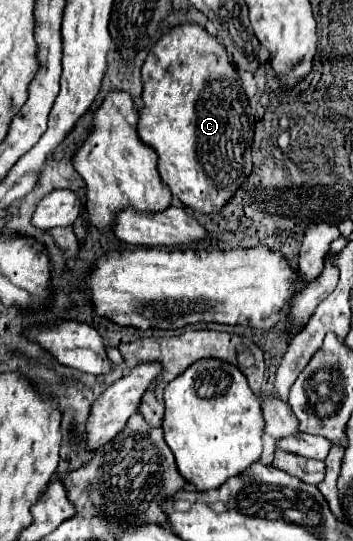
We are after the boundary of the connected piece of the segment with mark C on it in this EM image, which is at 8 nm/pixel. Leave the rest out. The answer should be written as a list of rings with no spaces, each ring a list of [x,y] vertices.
[[[197,23],[175,25],[151,47],[141,75],[143,109],[137,133],[159,155],[163,183],[199,213],[221,211],[253,169],[253,117],[225,47]]]

